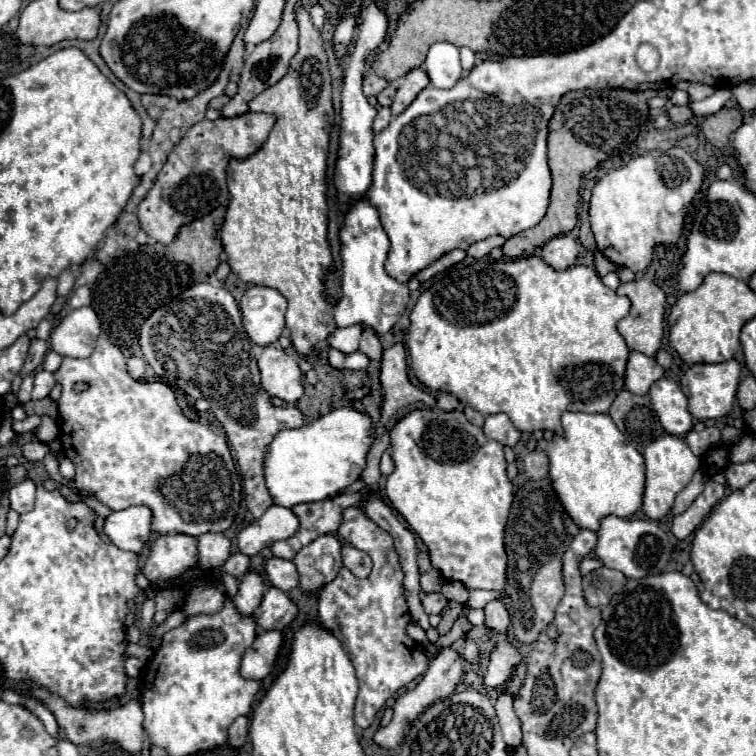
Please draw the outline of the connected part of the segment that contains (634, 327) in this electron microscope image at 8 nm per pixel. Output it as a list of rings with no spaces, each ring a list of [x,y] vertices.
[[[641,278],[641,280],[621,284],[617,294],[623,294],[631,300],[631,312],[617,324],[619,334],[625,338],[625,342],[631,350],[637,350],[645,356],[655,356],[659,352],[663,336],[665,336],[665,306],[667,306],[665,292],[655,282]]]

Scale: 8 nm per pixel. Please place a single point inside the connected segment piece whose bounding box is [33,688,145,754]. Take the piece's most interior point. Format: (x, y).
(124, 725)

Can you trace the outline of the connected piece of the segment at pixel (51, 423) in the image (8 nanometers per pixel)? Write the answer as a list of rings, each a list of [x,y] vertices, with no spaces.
[[[43,416],[43,422],[37,430],[37,438],[57,438],[57,434],[59,434],[59,426],[55,424],[55,420],[49,416]]]

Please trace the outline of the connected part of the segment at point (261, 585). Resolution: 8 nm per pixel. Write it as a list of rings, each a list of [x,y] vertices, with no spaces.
[[[247,572],[239,582],[239,592],[233,596],[233,602],[241,614],[253,614],[259,608],[265,592],[265,578],[259,572]]]

